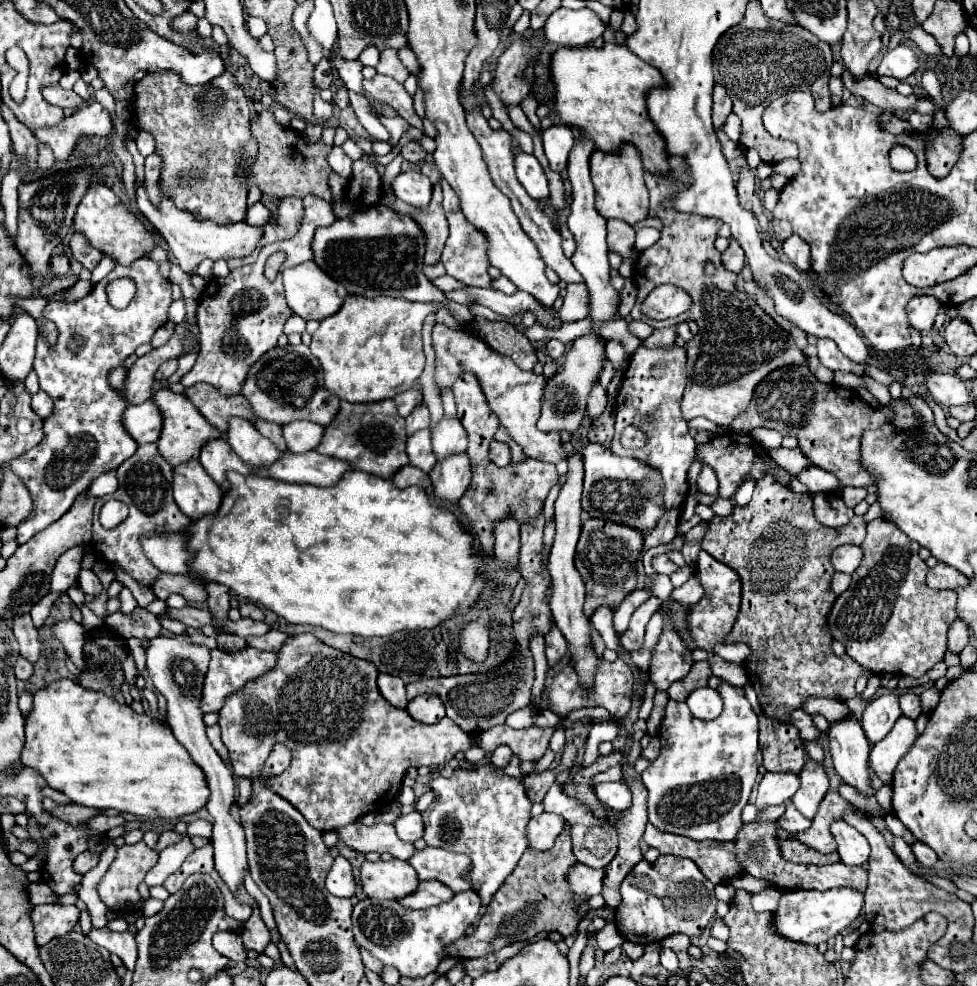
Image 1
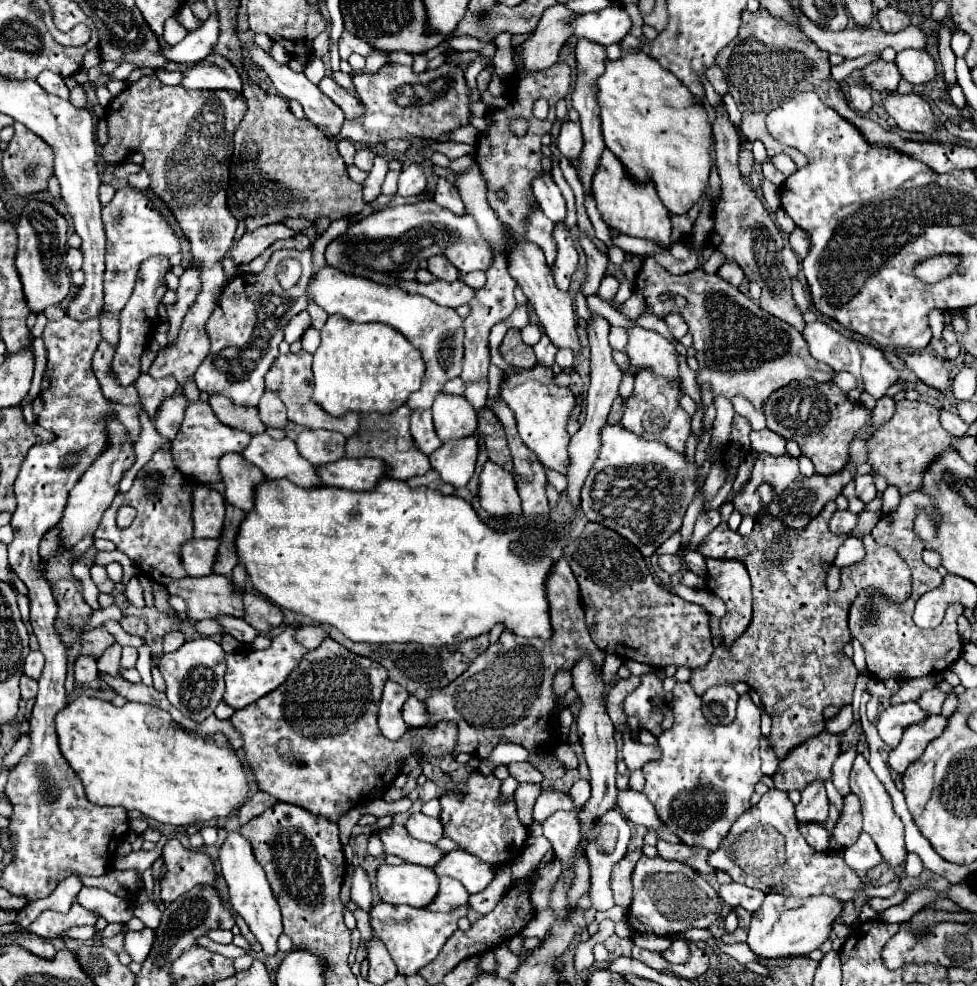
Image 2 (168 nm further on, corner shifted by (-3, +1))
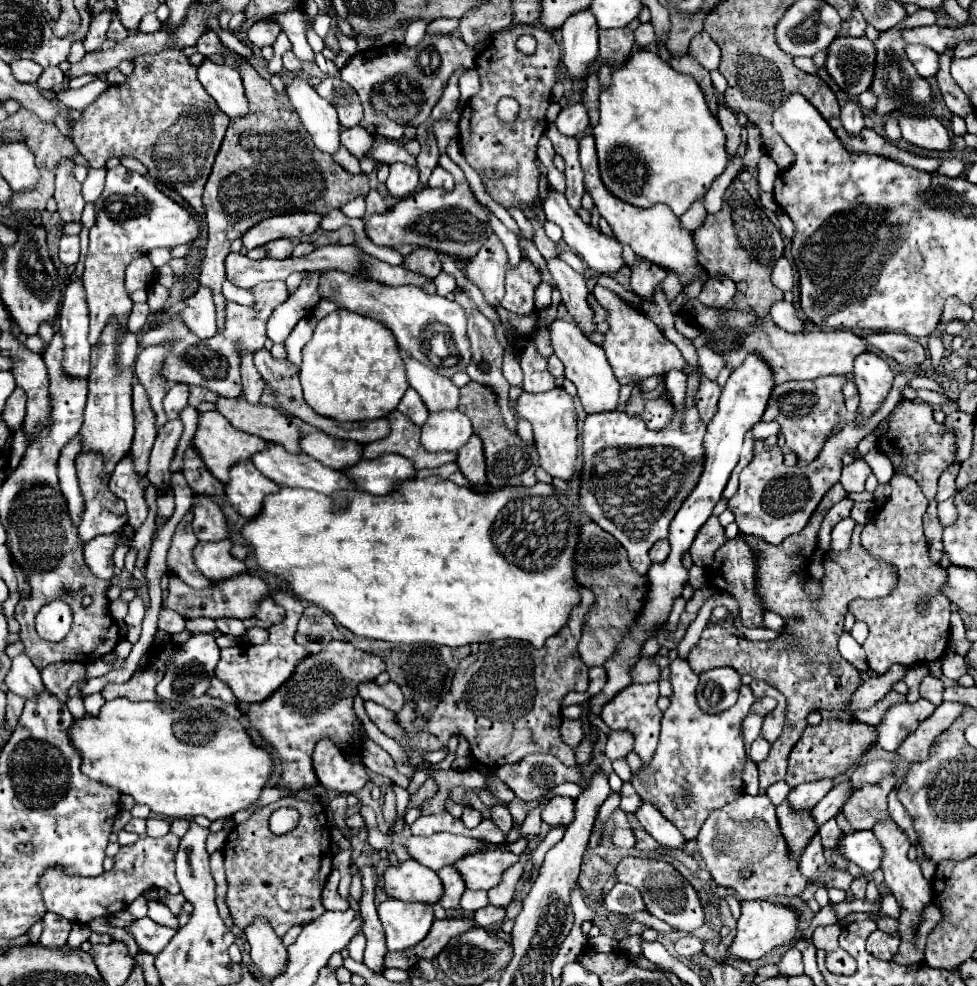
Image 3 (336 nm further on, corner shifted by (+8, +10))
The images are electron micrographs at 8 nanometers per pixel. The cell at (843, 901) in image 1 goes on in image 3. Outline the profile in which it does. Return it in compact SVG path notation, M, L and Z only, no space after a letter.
M752 900L752 902L742 902L742 916L738 918L738 928L732 944L728 946L724 958L732 960L758 960L764 954L768 954L772 948L782 946L794 938L798 930L798 912L780 906L780 904L770 904L764 900Z

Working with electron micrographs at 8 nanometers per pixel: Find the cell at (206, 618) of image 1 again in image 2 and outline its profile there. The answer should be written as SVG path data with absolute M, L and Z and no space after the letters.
M219 615L217 623L225 627L225 631L235 637L239 643L251 643L259 633L255 627L251 627L247 621L239 619L239 617L227 617L227 615Z

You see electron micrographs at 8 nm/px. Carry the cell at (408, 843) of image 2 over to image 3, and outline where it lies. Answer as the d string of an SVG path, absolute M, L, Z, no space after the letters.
M448 832L430 836L430 838L412 836L406 842L410 856L436 872L448 864L454 864L456 860L460 860L464 856L484 852L486 846L488 846L486 840L456 836L456 834L448 834Z

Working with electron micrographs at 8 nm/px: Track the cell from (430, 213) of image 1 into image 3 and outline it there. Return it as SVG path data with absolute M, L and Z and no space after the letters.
M414 248L408 256L404 256L404 262L402 266L410 272L418 272L430 280L434 280L440 270L442 270L442 264L438 260L438 254L434 250L426 250L426 248Z

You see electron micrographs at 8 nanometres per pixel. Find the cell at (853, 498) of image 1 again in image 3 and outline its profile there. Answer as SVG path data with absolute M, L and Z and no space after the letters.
M854 460L852 464L842 468L842 478L840 484L844 486L846 492L864 492L864 482L872 474L870 466L862 460Z

